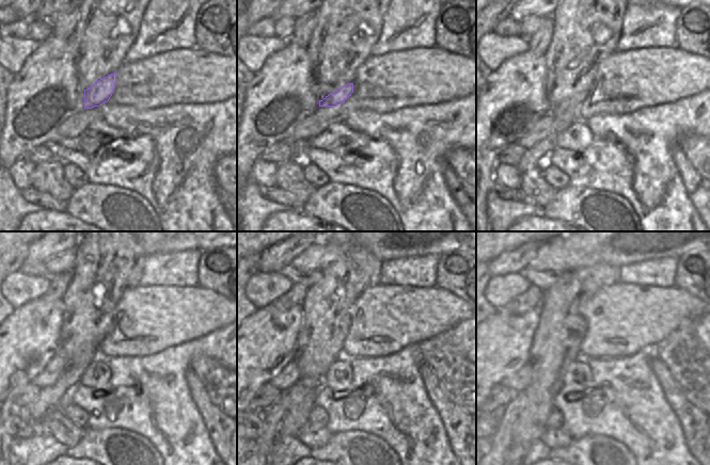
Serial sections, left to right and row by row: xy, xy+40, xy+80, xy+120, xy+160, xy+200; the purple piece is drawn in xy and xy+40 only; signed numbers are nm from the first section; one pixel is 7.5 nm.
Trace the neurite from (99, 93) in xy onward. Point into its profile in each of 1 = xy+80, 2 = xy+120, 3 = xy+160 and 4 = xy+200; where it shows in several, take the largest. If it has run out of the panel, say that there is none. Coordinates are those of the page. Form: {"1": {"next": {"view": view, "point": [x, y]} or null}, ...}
{"1": {"next": {"view": "xy+80", "point": [565, 113]}}, "2": {"next": {"view": "xy+120", "point": [49, 398]}}, "3": {"next": {"view": "xy+160", "point": [263, 446]}}, "4": {"next": {"view": "xy+200", "point": [502, 441]}}}

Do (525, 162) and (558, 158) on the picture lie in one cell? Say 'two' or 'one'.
two

